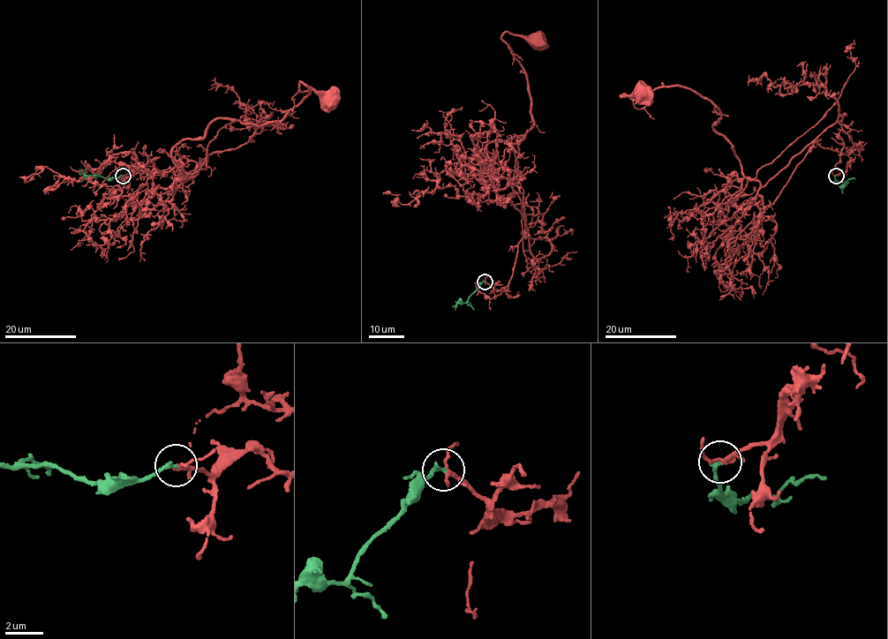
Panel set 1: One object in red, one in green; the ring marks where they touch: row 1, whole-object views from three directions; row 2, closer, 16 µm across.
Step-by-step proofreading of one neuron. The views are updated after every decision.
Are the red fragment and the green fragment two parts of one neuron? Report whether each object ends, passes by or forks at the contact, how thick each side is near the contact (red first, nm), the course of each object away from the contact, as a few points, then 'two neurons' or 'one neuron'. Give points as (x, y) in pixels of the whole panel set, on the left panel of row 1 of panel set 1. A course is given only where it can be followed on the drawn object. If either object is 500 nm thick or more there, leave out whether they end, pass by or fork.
red passes by; green ends there; 200 nm thick on the red side, 220 nm on the other; red runs (123, 176), (196, 162), (161, 194), (216, 119), (280, 120), (300, 81), (333, 97); green runs (123, 176), (110, 179), (79, 172); one neuron

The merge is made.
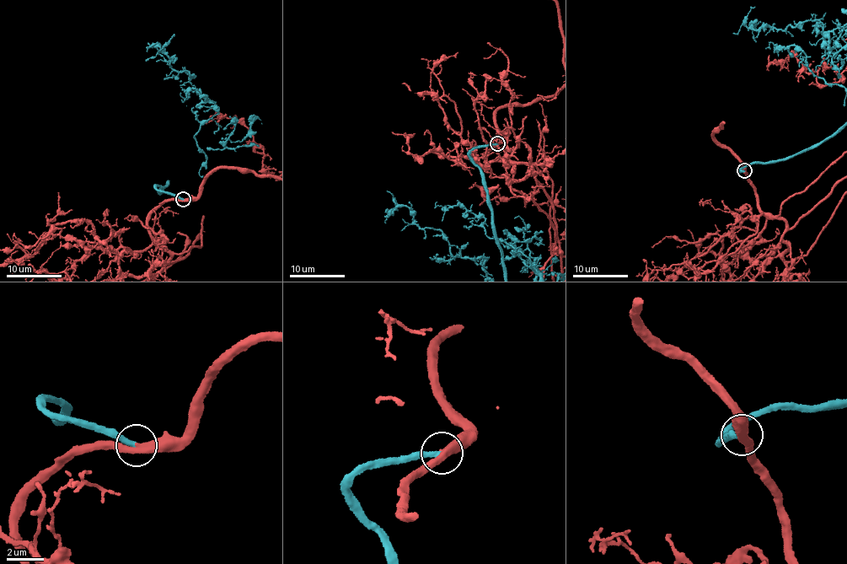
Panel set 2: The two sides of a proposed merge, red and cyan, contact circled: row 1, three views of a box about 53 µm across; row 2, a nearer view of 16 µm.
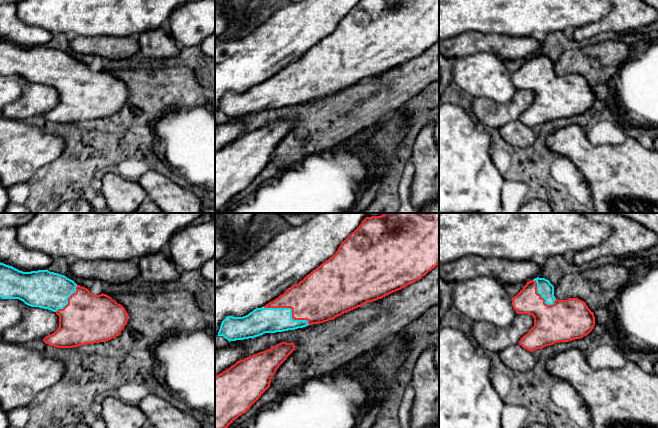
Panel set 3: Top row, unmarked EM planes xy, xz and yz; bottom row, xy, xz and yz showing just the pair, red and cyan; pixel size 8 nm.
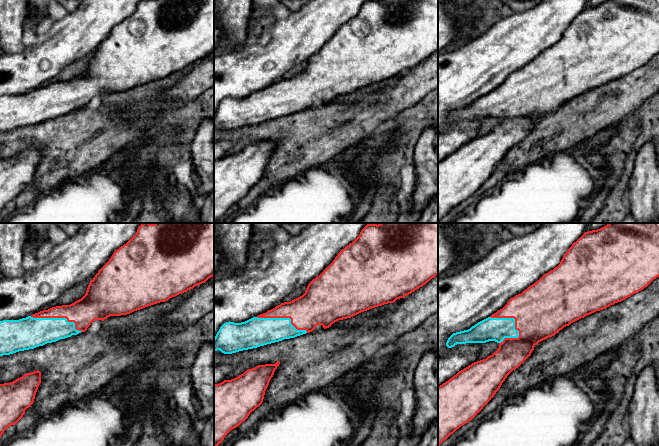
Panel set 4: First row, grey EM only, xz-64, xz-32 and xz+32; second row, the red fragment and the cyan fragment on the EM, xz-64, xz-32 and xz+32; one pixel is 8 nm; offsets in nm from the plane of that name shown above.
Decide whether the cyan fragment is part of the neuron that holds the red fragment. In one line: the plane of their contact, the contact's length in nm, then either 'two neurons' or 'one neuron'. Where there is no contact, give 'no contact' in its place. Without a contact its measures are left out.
contact in xz; length 400 nm; one neuron

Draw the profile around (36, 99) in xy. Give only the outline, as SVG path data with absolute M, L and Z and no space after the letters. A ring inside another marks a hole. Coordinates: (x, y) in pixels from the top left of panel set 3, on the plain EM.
M27 83L21 97L6 105L2 110L4 118L23 121L32 116L43 116L59 103L56 88L39 83Z

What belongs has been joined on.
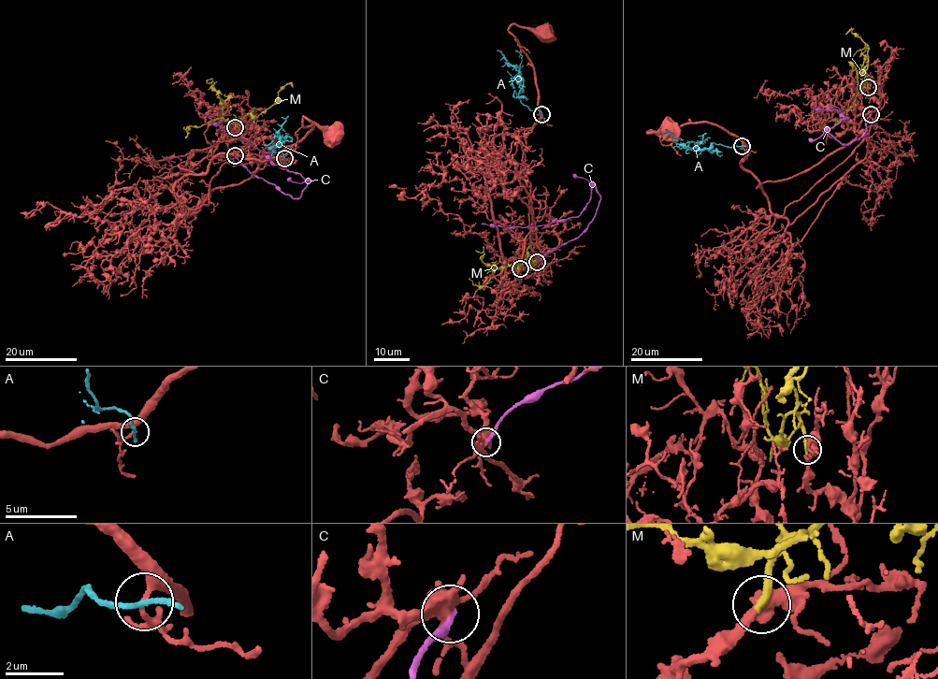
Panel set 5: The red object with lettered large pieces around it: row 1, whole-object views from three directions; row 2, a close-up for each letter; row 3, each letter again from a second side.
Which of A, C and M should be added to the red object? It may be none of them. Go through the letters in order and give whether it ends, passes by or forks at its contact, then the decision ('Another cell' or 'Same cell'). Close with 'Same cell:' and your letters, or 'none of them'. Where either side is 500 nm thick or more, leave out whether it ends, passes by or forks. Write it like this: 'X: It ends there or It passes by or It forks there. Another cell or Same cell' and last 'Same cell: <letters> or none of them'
A: It passes by. Another cell
C: It ends there. Another cell
M: It ends there. Same cell
Same cell: M

